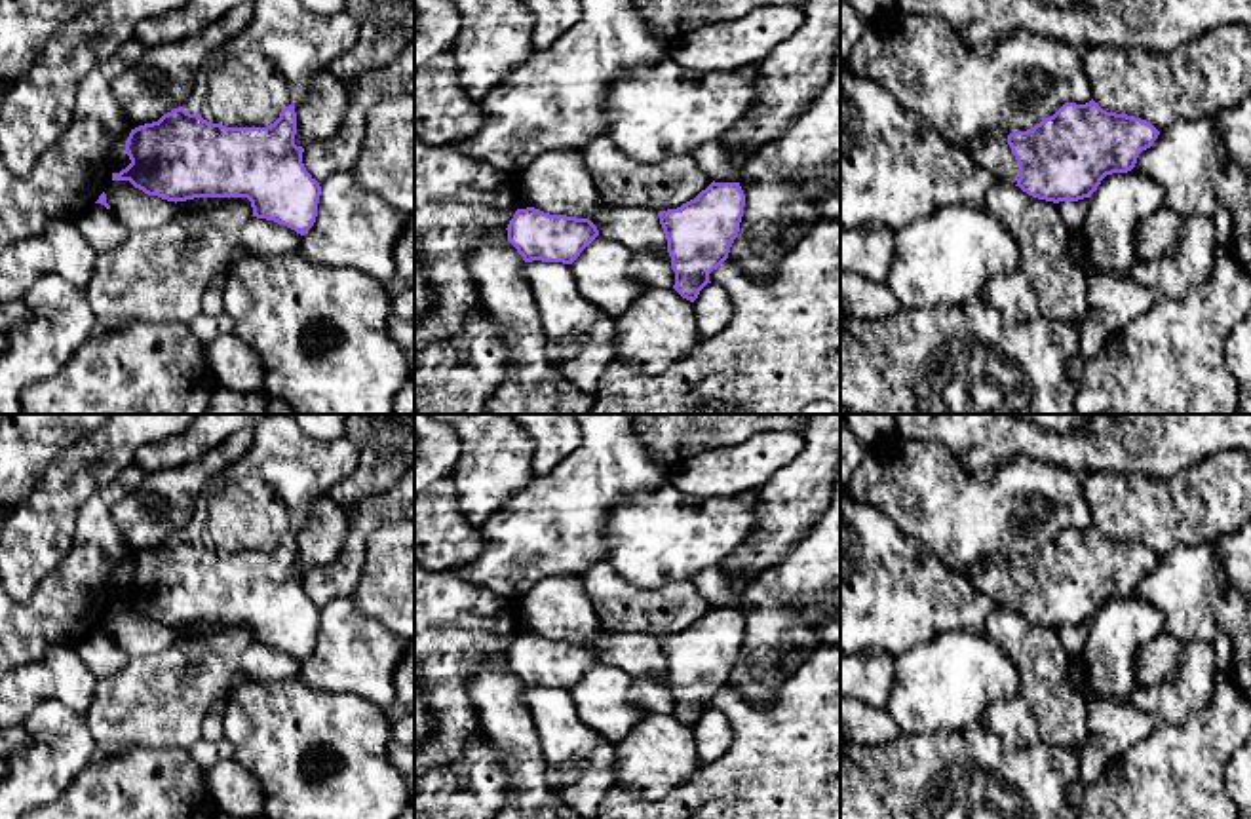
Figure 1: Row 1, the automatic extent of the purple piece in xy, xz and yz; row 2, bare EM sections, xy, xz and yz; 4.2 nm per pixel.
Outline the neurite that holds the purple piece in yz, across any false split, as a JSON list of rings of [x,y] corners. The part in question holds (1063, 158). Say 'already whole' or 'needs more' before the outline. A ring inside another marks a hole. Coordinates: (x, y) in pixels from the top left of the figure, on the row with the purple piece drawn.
needs more; [[[1093,99],[1086,105],[1065,103],[1053,116],[1032,129],[1004,135],[981,135],[964,150],[996,181],[1011,182],[1032,198],[1046,201],[1078,201],[1091,198],[1101,181],[1135,167],[1143,150],[1160,131],[1146,120],[1103,110]]]

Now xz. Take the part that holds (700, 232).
already whole; [[[711,182],[694,200],[677,209],[660,211],[660,224],[667,239],[667,253],[675,272],[673,289],[686,300],[694,302],[700,291],[711,283],[709,274],[717,270],[730,253],[740,232],[745,194],[740,182]]]

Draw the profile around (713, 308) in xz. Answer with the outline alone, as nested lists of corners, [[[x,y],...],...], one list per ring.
[[[707,283],[694,300],[698,329],[703,338],[719,334],[732,321],[732,300],[728,293]]]

